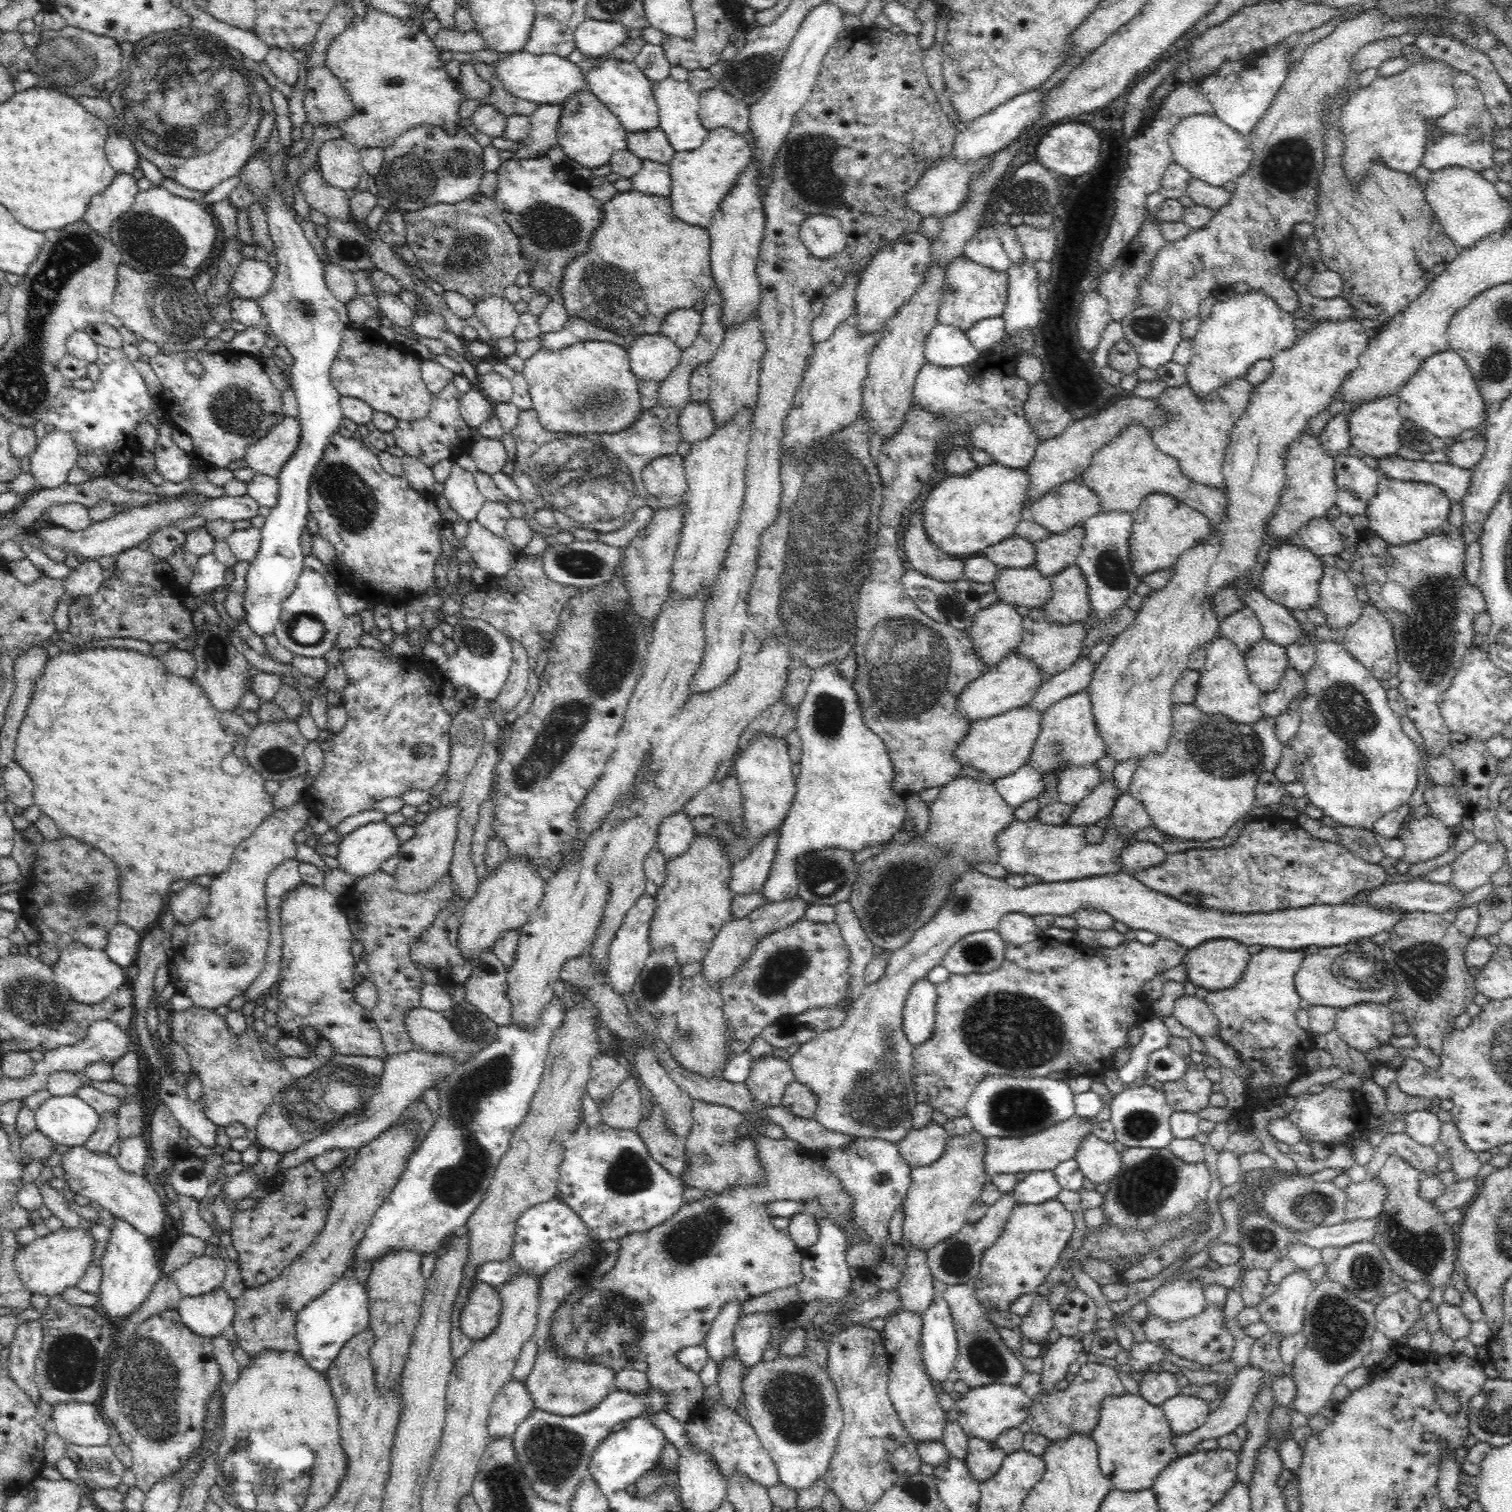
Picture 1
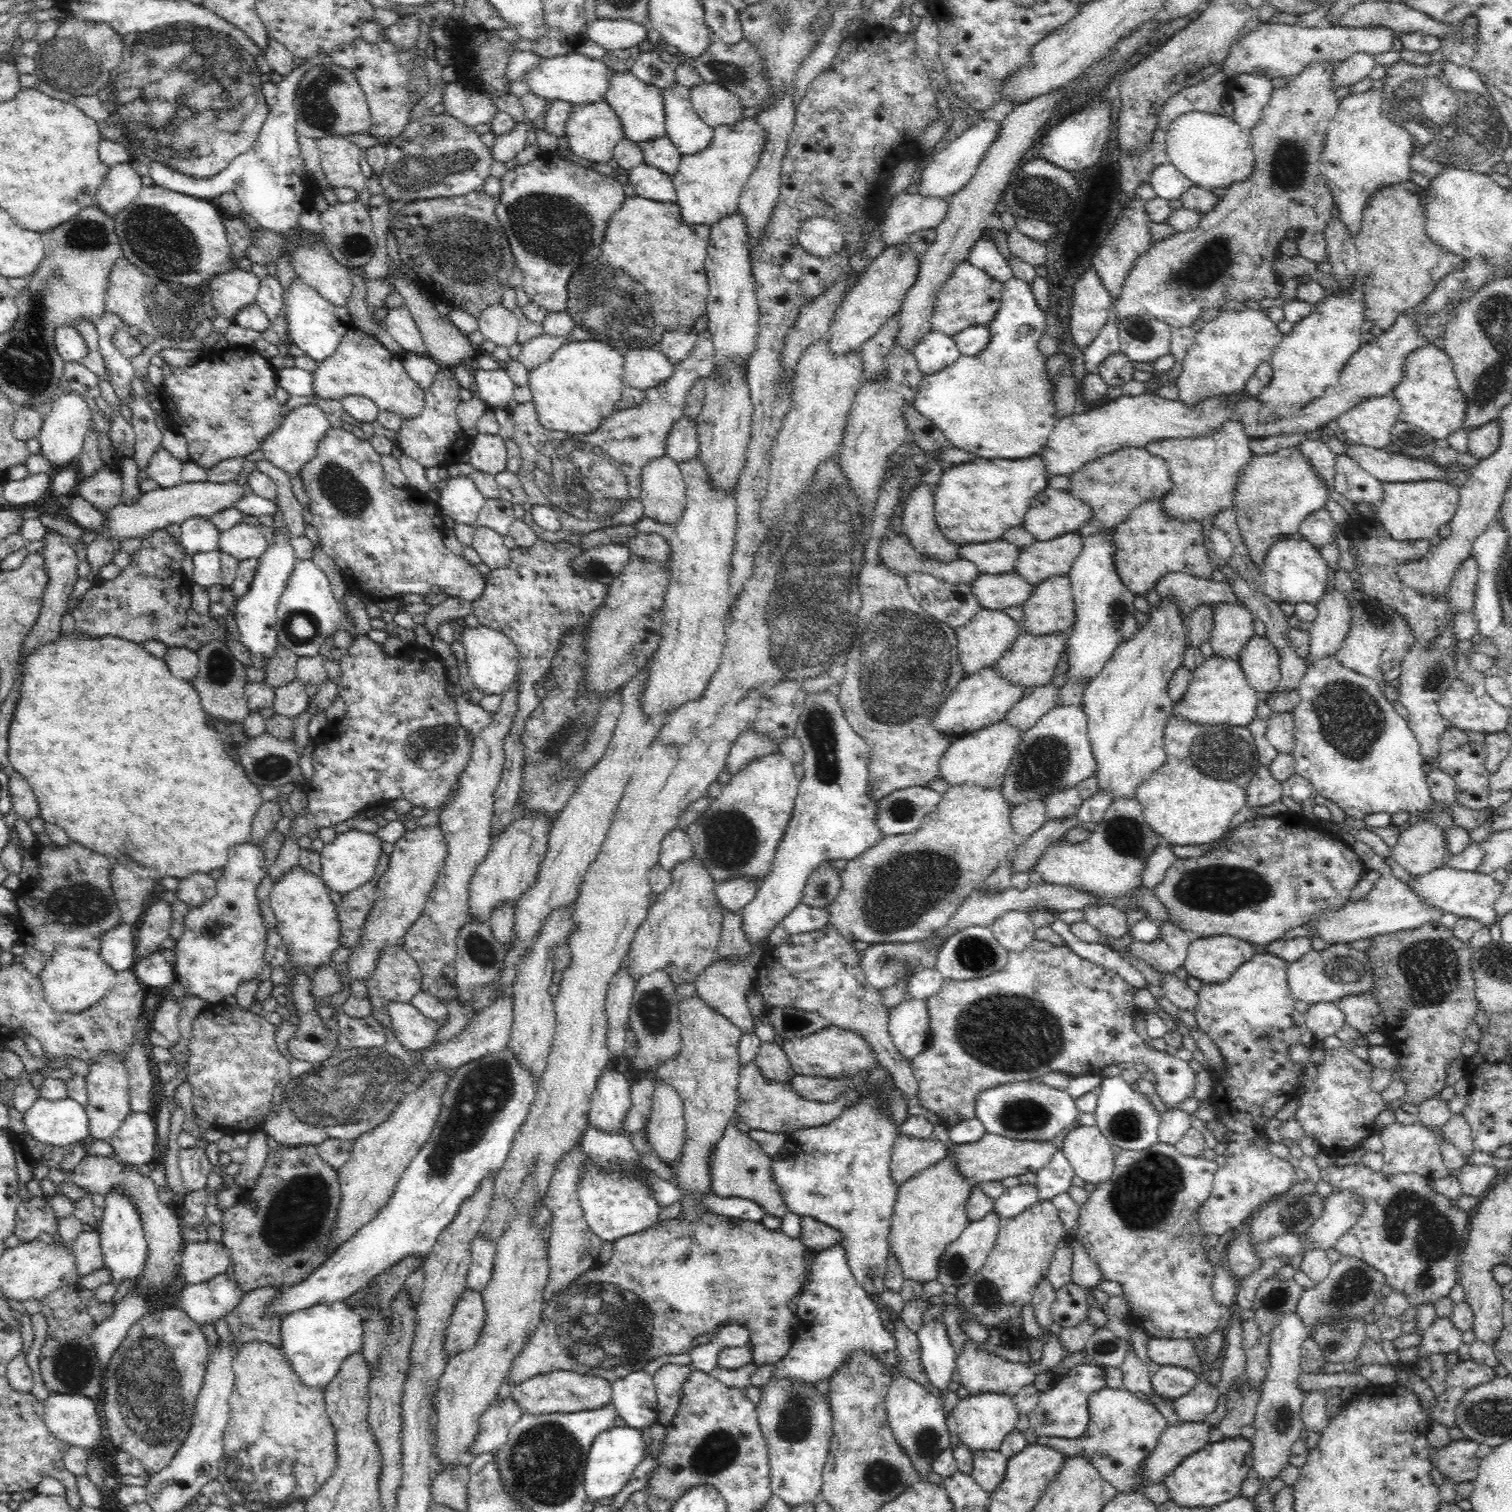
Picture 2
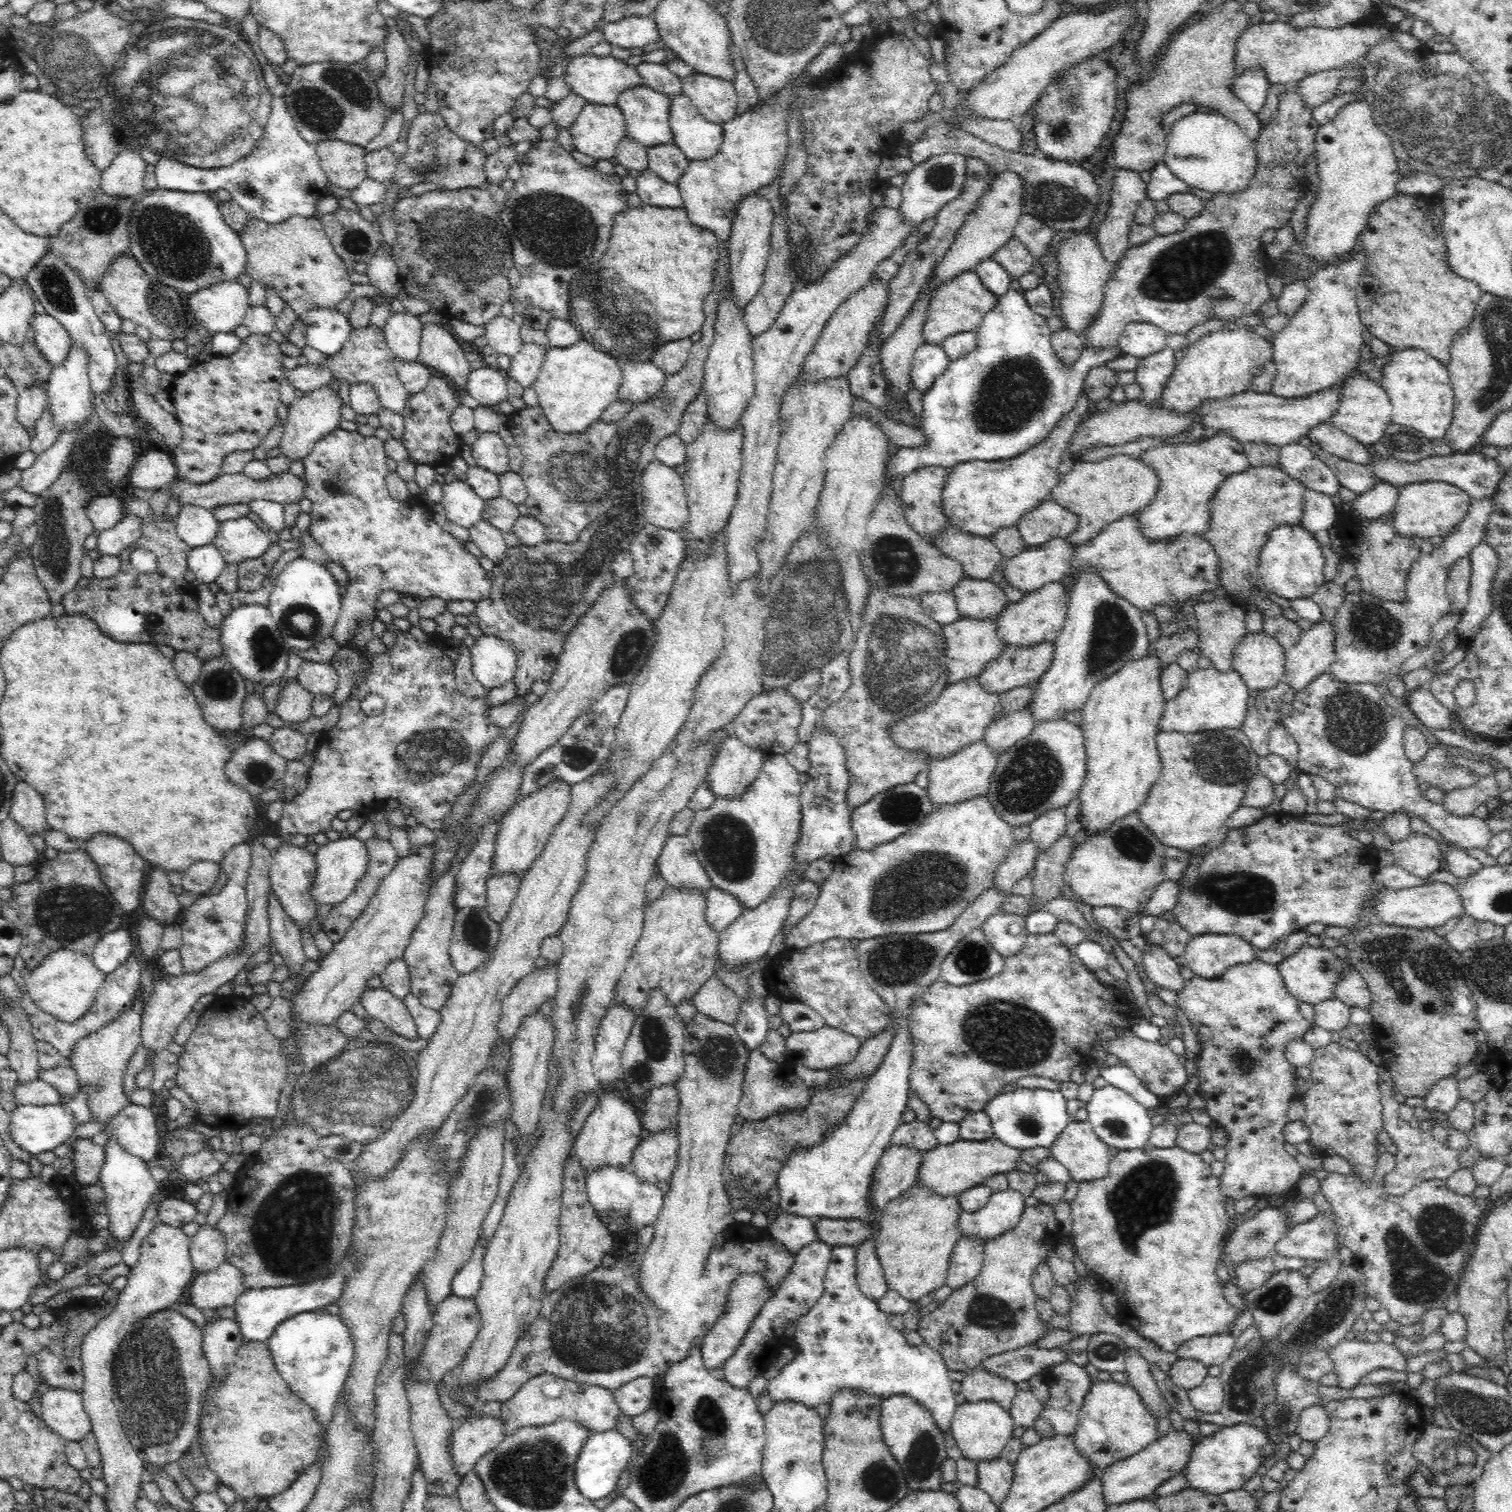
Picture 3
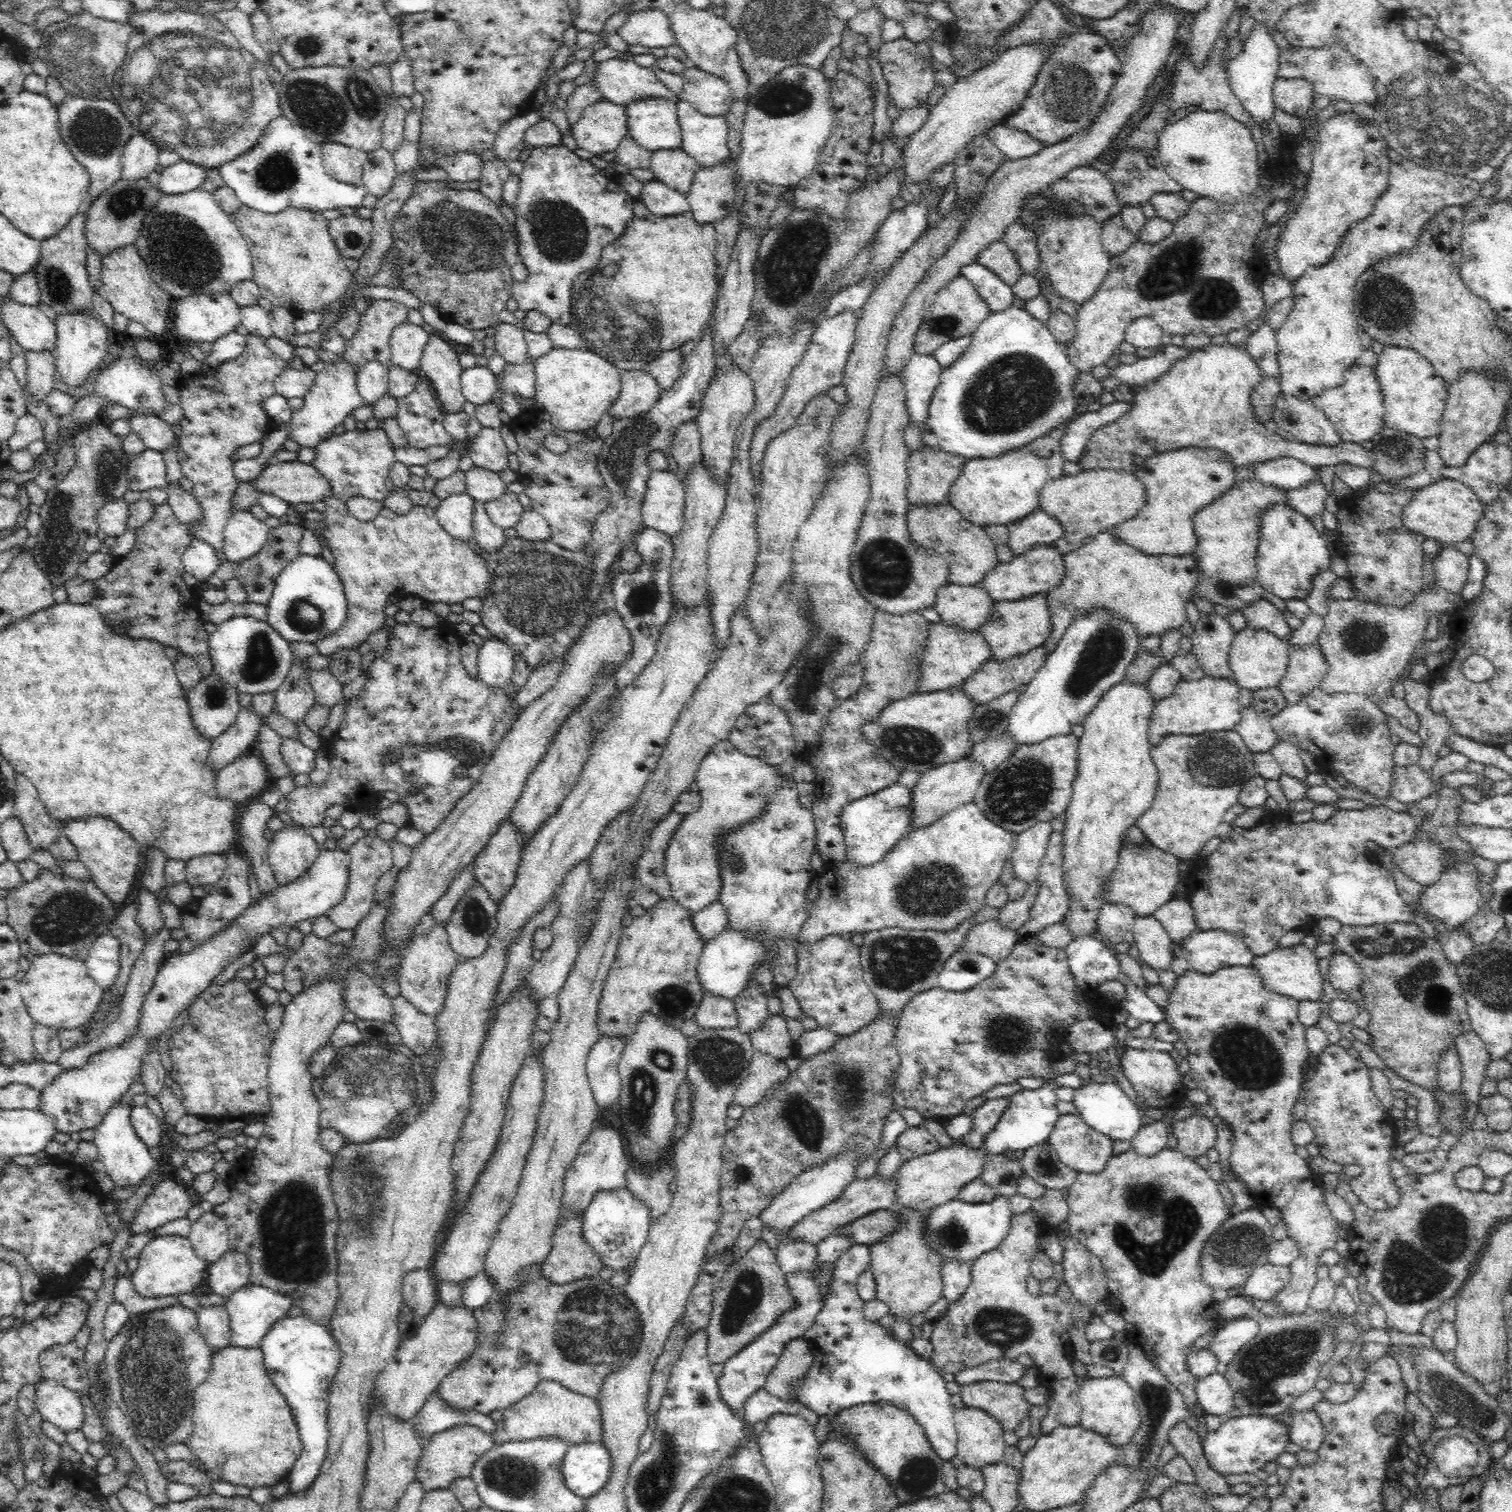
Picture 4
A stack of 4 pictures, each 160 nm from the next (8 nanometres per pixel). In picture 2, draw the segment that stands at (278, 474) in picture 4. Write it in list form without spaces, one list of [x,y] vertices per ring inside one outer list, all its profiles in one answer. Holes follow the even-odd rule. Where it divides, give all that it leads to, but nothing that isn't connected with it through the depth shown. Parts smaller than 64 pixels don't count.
[[[228,480],[228,482],[182,481],[170,488],[158,487],[142,494],[133,505],[123,505],[119,502],[114,508],[106,512],[104,532],[116,540],[138,538],[144,534],[148,536],[153,531],[165,529],[169,524],[182,524],[191,517],[210,519],[213,515],[233,506],[236,500],[248,493],[252,493],[251,487],[244,484],[240,485],[237,480]]]

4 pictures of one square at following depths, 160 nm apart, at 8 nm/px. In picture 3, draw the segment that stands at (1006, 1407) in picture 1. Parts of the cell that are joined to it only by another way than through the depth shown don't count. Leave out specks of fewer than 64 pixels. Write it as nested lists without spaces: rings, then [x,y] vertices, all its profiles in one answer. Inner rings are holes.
[[[968,1401],[957,1406],[952,1417],[951,1435],[965,1459],[971,1461],[989,1461],[1001,1456],[1006,1443],[1012,1437],[1015,1424],[1010,1412],[994,1401]]]

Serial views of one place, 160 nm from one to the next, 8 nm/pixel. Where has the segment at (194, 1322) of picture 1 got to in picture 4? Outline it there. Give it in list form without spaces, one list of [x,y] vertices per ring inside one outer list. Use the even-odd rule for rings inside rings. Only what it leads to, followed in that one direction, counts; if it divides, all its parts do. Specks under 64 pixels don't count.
[[[235,1248],[229,1249],[229,1252],[207,1268],[208,1286],[212,1294],[229,1296],[250,1283],[252,1269],[248,1257],[238,1253]]]

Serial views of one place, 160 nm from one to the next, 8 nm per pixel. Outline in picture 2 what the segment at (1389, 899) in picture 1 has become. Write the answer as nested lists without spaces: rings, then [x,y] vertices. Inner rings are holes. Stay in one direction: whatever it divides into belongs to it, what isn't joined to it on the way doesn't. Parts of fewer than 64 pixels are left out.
[[[1443,866],[1414,878],[1409,887],[1425,904],[1428,904],[1428,907],[1439,908],[1444,913],[1456,914],[1459,918],[1477,920],[1482,927],[1490,927],[1500,920],[1493,906],[1502,894],[1504,885],[1503,882],[1494,879],[1492,874]]]

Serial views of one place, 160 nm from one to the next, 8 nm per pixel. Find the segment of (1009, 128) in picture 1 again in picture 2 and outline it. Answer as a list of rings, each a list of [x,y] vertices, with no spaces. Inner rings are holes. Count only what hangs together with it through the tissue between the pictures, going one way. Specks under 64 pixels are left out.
[[[986,119],[968,127],[956,140],[932,156],[930,162],[922,168],[922,172],[918,173],[919,186],[916,193],[930,197],[930,199],[950,199],[961,188],[964,188],[964,185],[969,183],[986,154],[988,146],[991,146],[999,131],[1000,124],[998,122]]]

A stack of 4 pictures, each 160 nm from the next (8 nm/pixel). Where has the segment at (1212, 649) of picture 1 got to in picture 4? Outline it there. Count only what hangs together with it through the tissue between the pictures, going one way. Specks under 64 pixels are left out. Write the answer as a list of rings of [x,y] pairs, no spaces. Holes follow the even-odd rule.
[[[1222,677],[1181,680],[1170,696],[1155,702],[1147,735],[1149,744],[1154,748],[1162,744],[1168,736],[1196,736],[1205,732],[1235,730],[1243,710],[1238,702],[1239,695],[1238,684]]]

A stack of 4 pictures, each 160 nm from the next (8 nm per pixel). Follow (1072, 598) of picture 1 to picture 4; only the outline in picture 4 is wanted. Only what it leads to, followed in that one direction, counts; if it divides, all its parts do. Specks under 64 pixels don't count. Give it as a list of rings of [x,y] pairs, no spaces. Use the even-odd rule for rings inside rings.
[[[1038,593],[1027,599],[995,602],[990,616],[977,632],[980,632],[990,647],[990,659],[996,661],[1005,661],[1030,652],[1033,648],[1042,647],[1051,632],[1046,594]]]

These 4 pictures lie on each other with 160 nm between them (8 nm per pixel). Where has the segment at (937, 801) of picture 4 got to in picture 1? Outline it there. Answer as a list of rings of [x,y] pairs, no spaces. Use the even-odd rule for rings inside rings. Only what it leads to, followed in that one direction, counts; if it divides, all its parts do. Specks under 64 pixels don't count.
[[[1024,706],[1000,713],[1000,716],[977,721],[971,724],[967,736],[955,749],[953,757],[956,757],[956,762],[959,762],[962,768],[968,766],[987,775],[984,780],[992,784],[996,780],[1014,774],[1026,764],[1041,732],[1041,718],[1042,714],[1036,709]]]

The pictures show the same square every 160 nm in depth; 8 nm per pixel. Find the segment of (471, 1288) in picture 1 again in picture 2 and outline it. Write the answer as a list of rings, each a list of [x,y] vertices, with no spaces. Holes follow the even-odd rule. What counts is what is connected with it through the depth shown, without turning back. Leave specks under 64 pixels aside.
[[[464,1289],[460,1300],[454,1304],[445,1333],[444,1353],[446,1362],[464,1352],[479,1340],[483,1330],[484,1305],[480,1292]]]

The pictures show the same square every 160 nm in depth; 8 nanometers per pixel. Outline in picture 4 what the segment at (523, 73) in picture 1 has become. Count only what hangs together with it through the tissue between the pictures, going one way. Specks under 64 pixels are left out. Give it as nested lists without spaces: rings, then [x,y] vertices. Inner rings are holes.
[[[613,58],[602,62],[594,84],[604,100],[622,106],[650,97],[664,97],[676,104],[682,99],[661,83],[651,67],[642,67],[630,60]]]

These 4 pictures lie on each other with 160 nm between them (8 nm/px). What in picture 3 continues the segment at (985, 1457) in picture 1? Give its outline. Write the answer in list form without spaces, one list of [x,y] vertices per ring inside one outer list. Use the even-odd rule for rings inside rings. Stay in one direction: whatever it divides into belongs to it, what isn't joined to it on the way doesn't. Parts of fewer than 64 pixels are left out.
[[[1000,1456],[977,1463],[978,1486],[990,1495],[996,1508],[1004,1502],[1014,1480],[1013,1464]]]

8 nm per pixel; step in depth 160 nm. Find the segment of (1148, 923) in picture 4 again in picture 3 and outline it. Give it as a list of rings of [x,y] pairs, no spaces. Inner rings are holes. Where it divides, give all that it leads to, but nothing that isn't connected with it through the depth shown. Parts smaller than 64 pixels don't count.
[[[1142,932],[1141,936],[1145,942],[1141,961],[1150,980],[1166,990],[1180,991],[1185,981],[1178,971],[1180,965],[1159,944],[1155,944],[1152,932]]]

